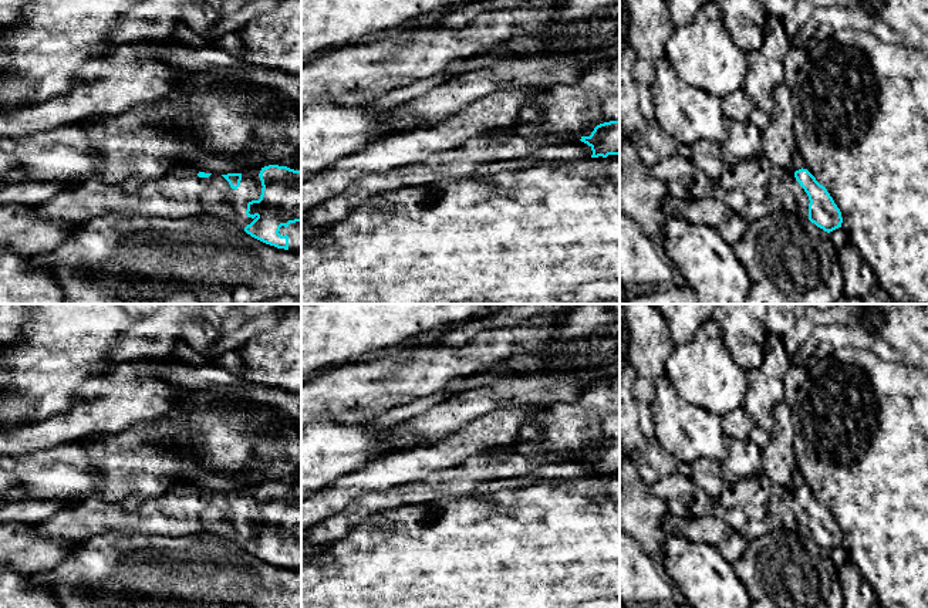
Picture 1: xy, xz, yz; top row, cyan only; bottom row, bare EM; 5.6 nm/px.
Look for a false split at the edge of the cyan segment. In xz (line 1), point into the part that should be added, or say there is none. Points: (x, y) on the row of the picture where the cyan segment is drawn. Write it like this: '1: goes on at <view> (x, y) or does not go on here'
1: does not go on here

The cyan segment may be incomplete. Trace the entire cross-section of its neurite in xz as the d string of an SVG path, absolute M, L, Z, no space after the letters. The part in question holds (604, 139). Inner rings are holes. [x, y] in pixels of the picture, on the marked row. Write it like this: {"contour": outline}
{"contour": "M620 121L600 124L590 136L581 136L580 141L591 148L591 158L620 156Z"}

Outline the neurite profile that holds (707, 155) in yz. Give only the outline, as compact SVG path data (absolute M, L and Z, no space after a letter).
M698 141L691 146L691 161L712 180L716 182L725 169L721 145L713 141Z

